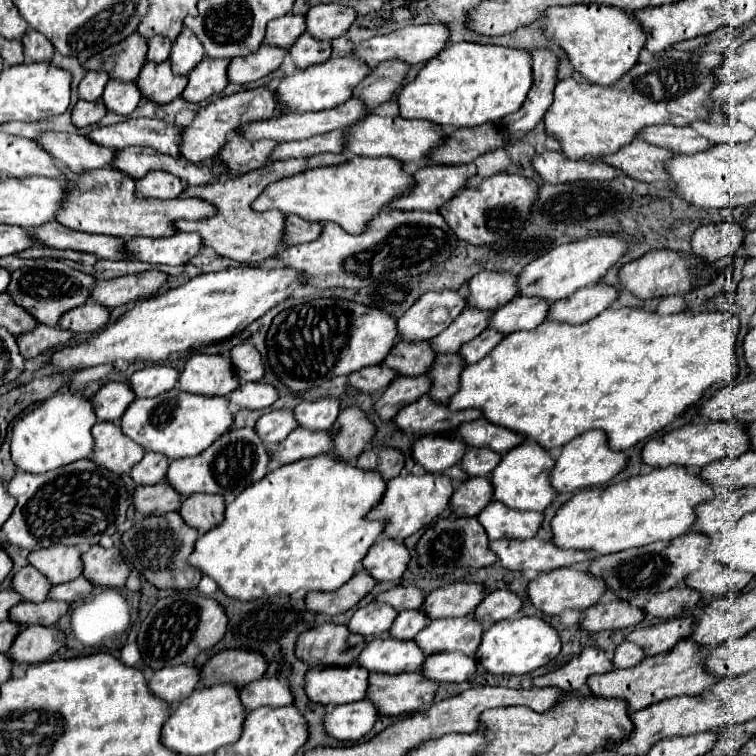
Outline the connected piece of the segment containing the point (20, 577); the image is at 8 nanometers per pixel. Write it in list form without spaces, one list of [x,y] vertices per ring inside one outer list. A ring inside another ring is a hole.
[[[26,565],[18,573],[14,573],[12,589],[22,595],[22,601],[40,603],[40,601],[46,601],[46,595],[50,591],[50,583],[32,565]]]

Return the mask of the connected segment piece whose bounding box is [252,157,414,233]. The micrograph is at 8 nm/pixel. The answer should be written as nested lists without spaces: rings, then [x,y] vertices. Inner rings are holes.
[[[350,157],[346,163],[332,167],[318,167],[304,173],[298,173],[288,179],[270,183],[266,191],[254,201],[252,209],[268,211],[280,209],[284,213],[300,215],[306,221],[332,221],[338,223],[348,233],[360,233],[368,223],[396,197],[402,197],[412,189],[414,177],[402,169],[394,157]]]

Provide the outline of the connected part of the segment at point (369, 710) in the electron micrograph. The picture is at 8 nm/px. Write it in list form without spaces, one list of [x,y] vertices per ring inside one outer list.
[[[366,699],[338,705],[324,715],[324,731],[336,741],[358,741],[376,723],[378,713]]]

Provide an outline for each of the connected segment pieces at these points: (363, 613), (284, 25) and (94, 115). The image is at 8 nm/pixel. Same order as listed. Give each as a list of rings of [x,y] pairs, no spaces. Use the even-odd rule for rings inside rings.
[[[370,603],[366,607],[360,607],[352,615],[352,619],[346,627],[350,633],[358,633],[362,637],[370,637],[370,635],[378,637],[388,631],[388,627],[396,619],[396,615],[398,615],[398,611],[386,603]]]
[[[288,13],[280,19],[274,19],[268,23],[268,29],[266,29],[266,43],[270,45],[276,45],[280,49],[290,49],[292,43],[306,31],[306,23],[304,23],[304,17],[302,15],[294,15],[294,13]]]
[[[78,101],[72,109],[72,123],[76,127],[88,127],[88,125],[96,125],[102,117],[106,115],[106,107],[100,101]]]

